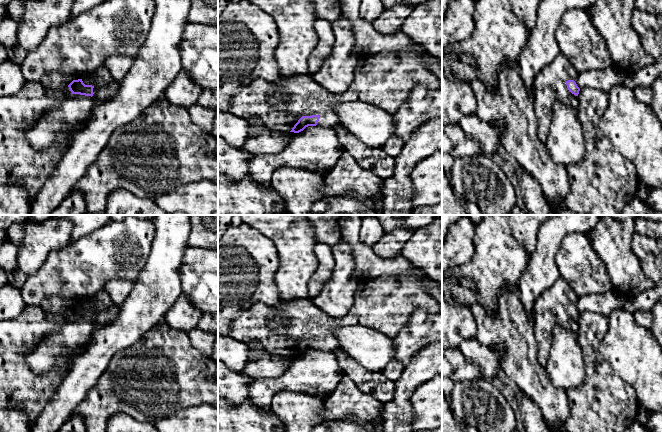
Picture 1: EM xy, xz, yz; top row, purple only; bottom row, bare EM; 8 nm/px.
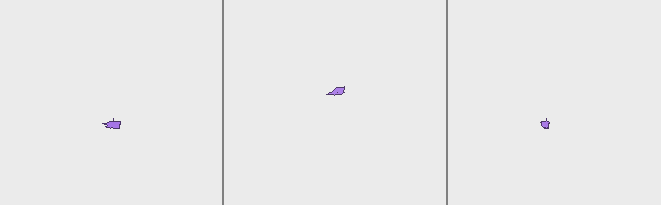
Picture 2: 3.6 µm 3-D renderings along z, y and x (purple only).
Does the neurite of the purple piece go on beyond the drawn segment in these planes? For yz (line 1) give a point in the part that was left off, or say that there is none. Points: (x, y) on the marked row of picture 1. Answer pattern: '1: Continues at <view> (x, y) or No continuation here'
1: Continues at yz (550, 85)

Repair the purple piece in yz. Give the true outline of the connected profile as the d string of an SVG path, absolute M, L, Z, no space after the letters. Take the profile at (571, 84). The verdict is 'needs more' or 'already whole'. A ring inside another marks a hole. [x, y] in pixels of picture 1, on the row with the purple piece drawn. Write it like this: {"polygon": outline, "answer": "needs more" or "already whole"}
{"polygon": "M562 53L537 74L534 80L534 110L538 120L537 136L542 143L546 143L549 135L555 101L578 109L578 74Z", "answer": "needs more"}

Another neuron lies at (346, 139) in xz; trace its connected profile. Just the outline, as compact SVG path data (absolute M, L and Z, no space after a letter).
M343 126L333 127L339 143L350 153L356 163L364 170L374 173L385 180L390 178L395 169L396 160L389 156L382 148L374 149L360 142Z

